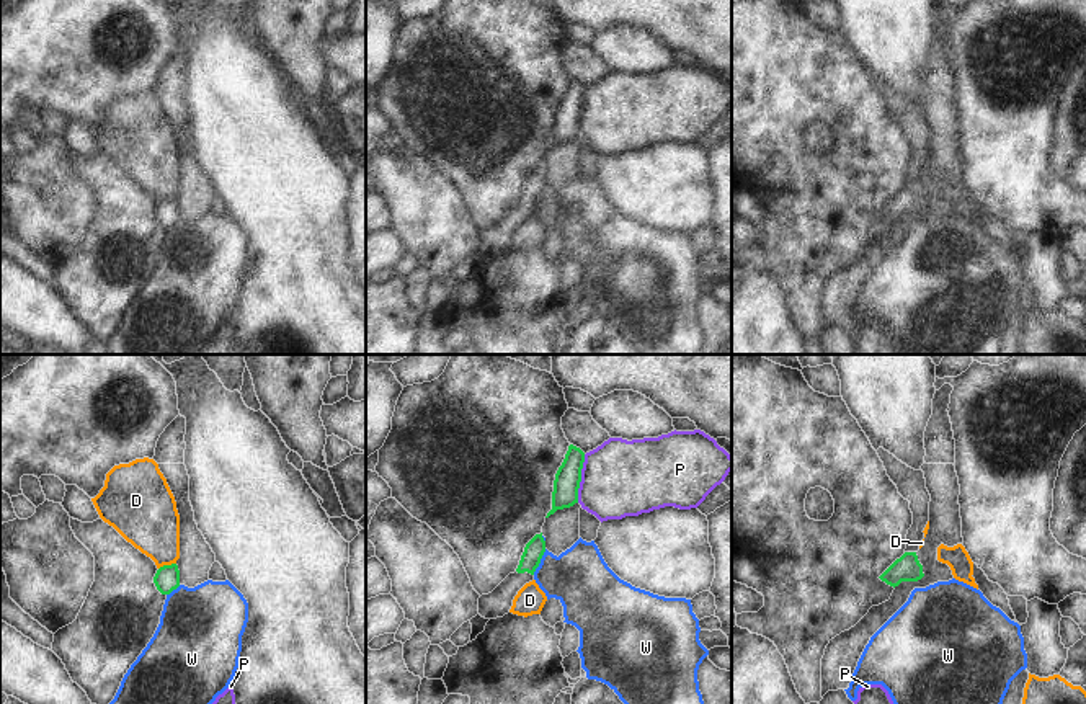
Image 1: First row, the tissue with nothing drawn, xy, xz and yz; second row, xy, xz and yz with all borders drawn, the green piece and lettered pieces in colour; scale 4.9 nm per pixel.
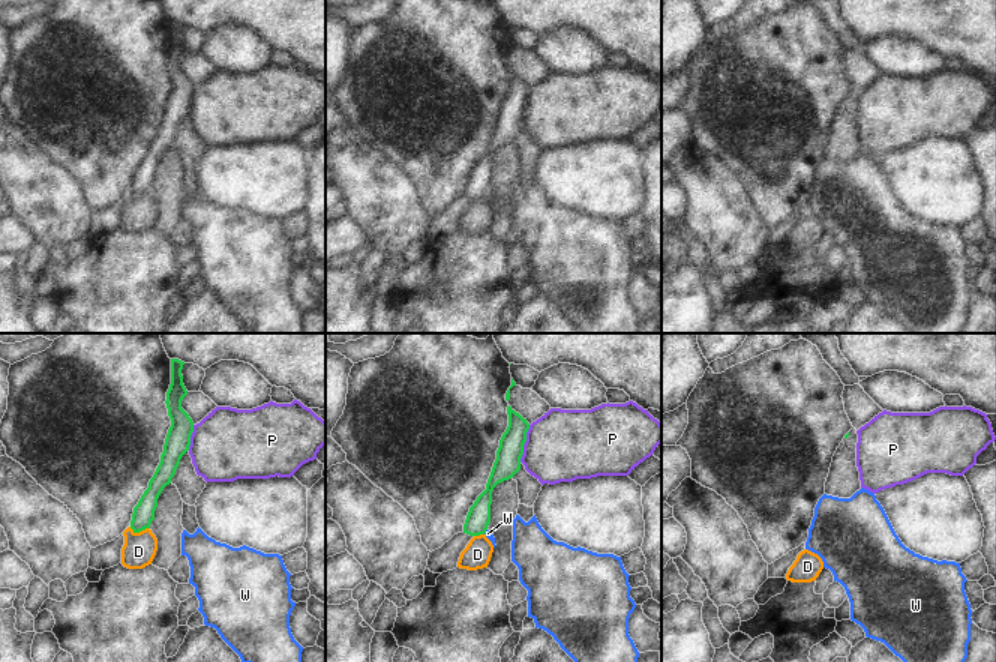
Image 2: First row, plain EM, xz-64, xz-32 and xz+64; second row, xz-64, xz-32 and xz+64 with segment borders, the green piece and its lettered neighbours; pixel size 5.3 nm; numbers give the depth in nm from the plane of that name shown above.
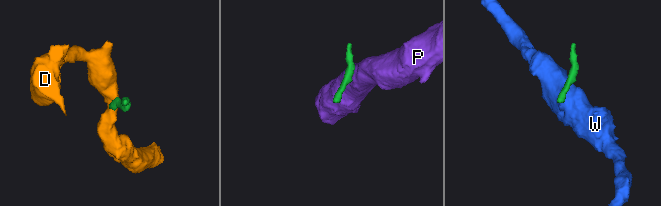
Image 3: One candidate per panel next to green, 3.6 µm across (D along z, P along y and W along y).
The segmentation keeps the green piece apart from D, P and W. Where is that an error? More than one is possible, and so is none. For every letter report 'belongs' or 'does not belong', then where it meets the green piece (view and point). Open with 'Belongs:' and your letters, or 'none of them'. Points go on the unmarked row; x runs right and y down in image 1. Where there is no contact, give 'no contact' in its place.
Belongs: none of them
D: does not belong; meets green in xy at (167, 200)
P: does not belong; meets green in xz at (580, 113)
W: does not belong; meets green in xz at (539, 196)

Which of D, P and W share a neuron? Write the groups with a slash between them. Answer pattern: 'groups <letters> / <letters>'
groups D / P / W

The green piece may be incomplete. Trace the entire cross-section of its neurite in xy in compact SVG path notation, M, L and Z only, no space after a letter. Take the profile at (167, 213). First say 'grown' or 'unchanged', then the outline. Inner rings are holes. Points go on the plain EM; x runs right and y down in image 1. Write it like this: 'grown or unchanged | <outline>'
unchanged | M176 198L163 199L157 204L154 217L162 229L170 229L180 221L180 204Z

